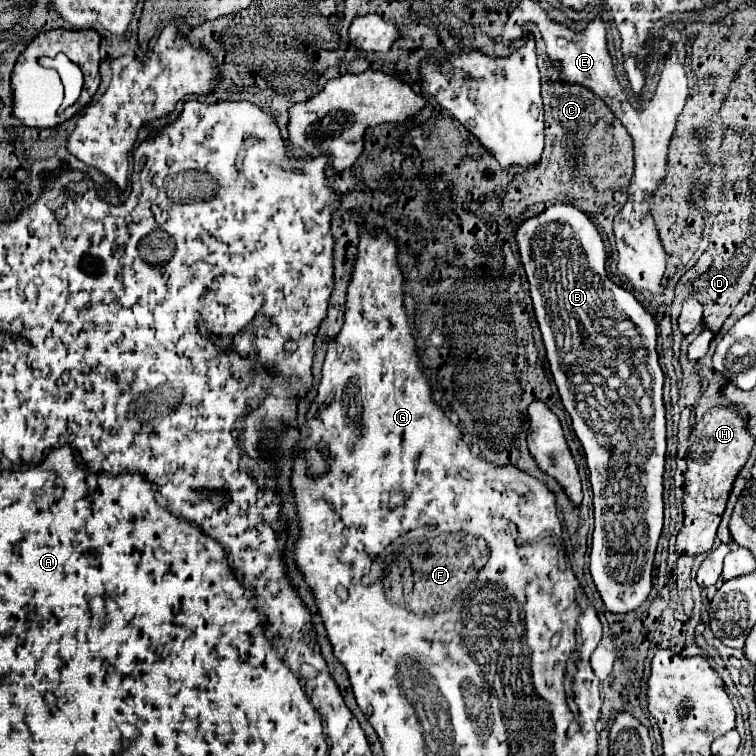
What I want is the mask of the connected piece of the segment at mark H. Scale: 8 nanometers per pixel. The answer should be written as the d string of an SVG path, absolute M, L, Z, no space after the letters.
M711 407L689 435L685 495L683 495L683 527L677 533L675 553L699 555L713 549L715 533L725 511L729 493L733 489L731 475L739 475L755 445L753 435L747 431L745 419L733 407Z

